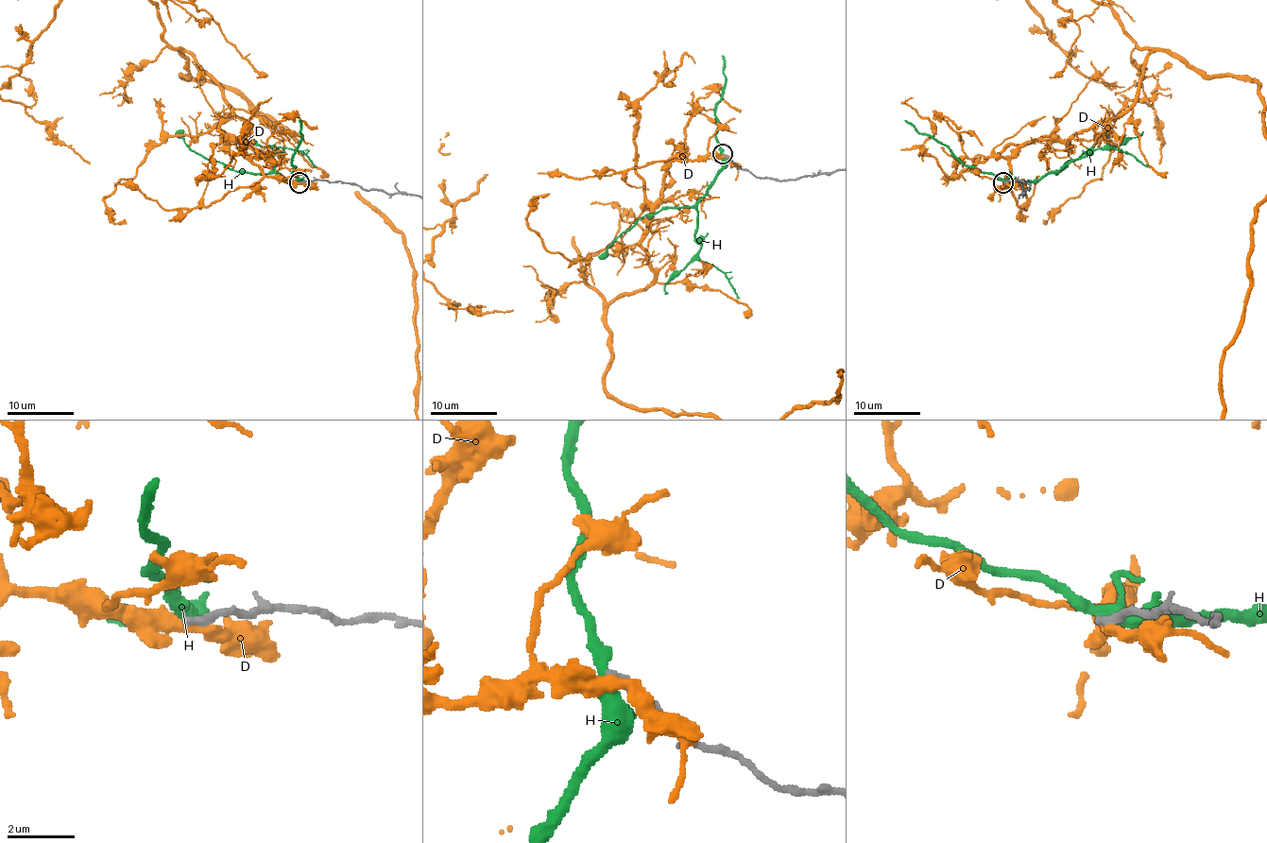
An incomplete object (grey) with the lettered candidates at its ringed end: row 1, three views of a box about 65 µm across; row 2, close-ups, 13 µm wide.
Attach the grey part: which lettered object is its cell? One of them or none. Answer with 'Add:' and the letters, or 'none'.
Add: none

